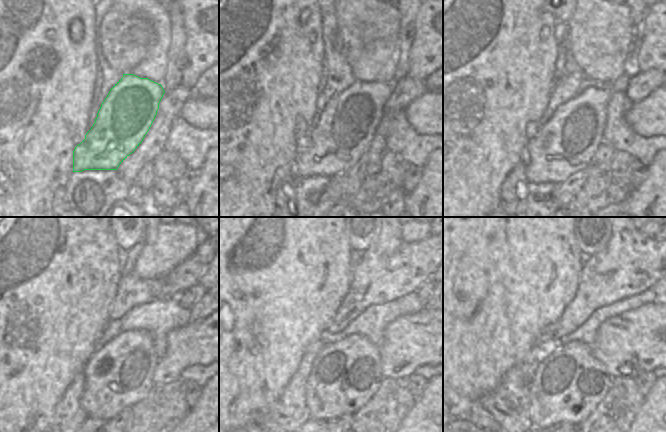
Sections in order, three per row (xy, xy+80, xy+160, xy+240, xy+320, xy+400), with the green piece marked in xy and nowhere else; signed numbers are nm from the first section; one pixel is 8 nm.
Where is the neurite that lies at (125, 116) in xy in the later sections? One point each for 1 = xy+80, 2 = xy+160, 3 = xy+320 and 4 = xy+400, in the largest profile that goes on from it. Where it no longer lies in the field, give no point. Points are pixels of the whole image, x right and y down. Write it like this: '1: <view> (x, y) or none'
1: xy+80 (348, 122)
2: xy+160 (567, 143)
3: xy+320 (345, 375)
4: xy+400 (567, 386)

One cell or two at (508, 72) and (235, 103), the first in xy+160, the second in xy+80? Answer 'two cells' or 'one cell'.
one cell

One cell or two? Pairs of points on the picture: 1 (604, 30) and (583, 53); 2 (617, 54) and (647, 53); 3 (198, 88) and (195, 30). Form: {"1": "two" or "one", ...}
{"1": "one", "2": "two", "3": "two"}

